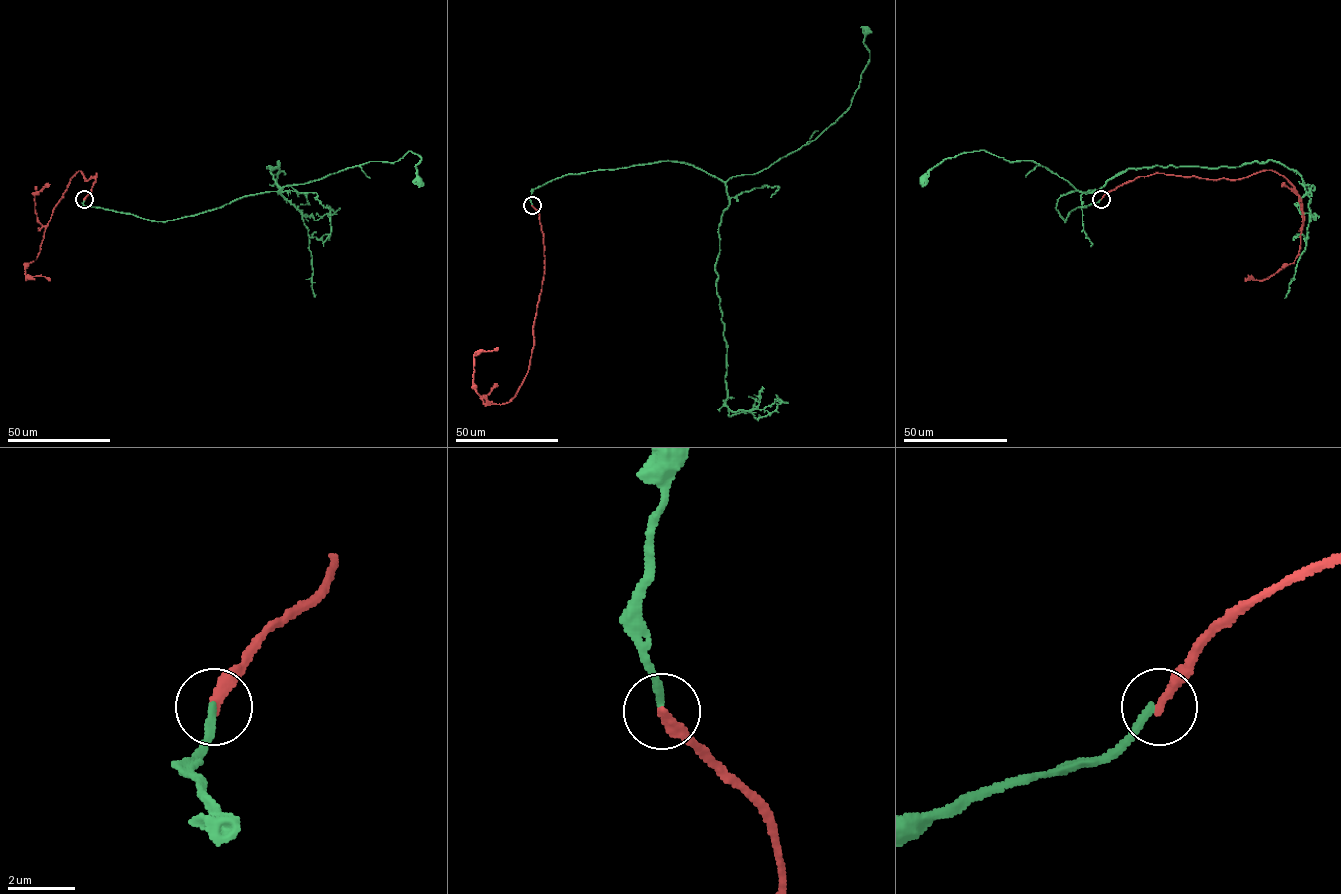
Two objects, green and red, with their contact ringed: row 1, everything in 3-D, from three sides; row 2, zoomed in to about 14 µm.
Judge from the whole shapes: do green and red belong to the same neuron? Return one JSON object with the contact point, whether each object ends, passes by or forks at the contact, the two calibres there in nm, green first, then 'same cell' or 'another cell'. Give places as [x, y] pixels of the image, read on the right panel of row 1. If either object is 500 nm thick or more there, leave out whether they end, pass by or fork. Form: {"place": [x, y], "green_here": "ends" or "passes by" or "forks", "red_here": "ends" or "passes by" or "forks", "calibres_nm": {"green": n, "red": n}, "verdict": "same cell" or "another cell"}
{"place": [1101, 199], "green_here": "ends", "red_here": "ends", "calibres_nm": {"green": 220, "red": 280}, "verdict": "another cell"}

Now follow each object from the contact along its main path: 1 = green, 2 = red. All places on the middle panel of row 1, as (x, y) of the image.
1: (532, 205), (534, 189), (567, 174), (677, 161), (726, 182), (768, 168), (850, 107), (869, 61), (867, 31)
2: (532, 205), (543, 234), (544, 262), (533, 346), (514, 396), (494, 404), (475, 389), (473, 356), (498, 347)

